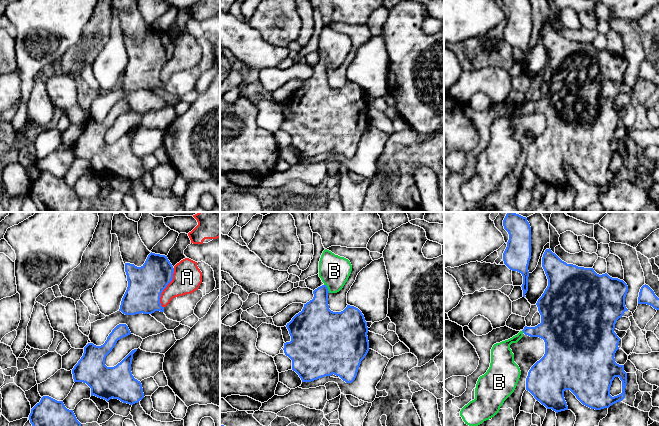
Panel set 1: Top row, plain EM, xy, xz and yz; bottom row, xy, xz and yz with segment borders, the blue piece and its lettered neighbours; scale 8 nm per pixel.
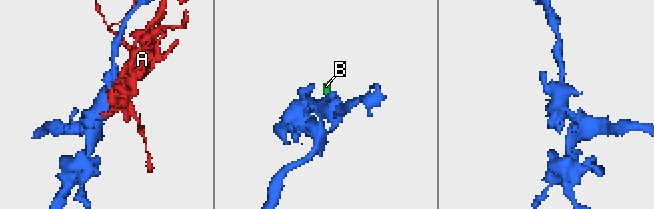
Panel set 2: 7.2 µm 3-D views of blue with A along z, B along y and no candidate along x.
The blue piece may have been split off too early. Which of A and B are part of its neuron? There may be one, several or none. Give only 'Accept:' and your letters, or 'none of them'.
Accept: B

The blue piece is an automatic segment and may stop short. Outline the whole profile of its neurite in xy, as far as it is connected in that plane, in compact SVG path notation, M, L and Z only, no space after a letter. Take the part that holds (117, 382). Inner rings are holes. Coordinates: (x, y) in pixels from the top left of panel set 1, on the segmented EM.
M119 324L103 345L88 343L84 347L83 356L72 369L74 382L86 383L91 388L91 396L94 395L107 402L113 398L133 405L142 400L144 398L142 384L131 372L133 354L137 349L132 350L116 366L105 365L105 358L117 341L130 334L126 324Z

